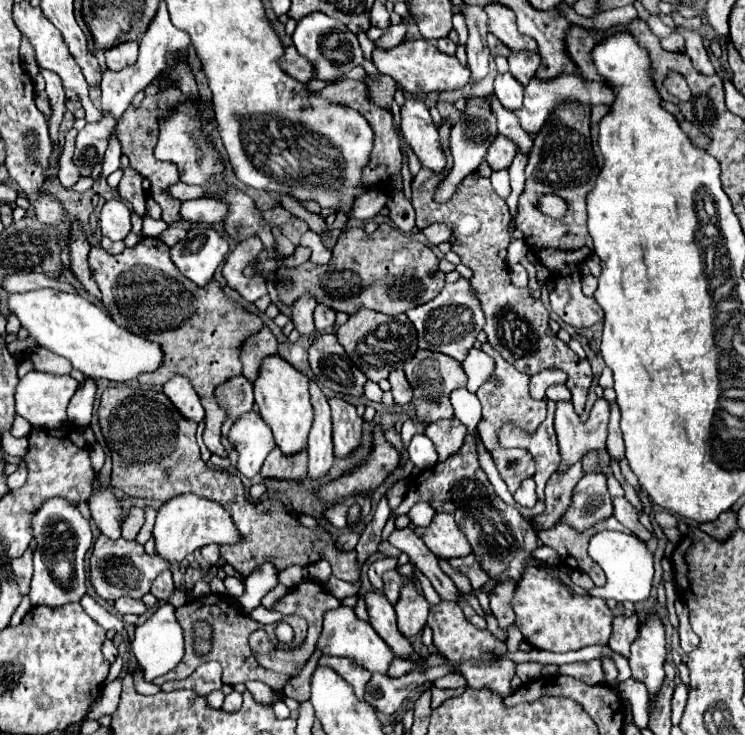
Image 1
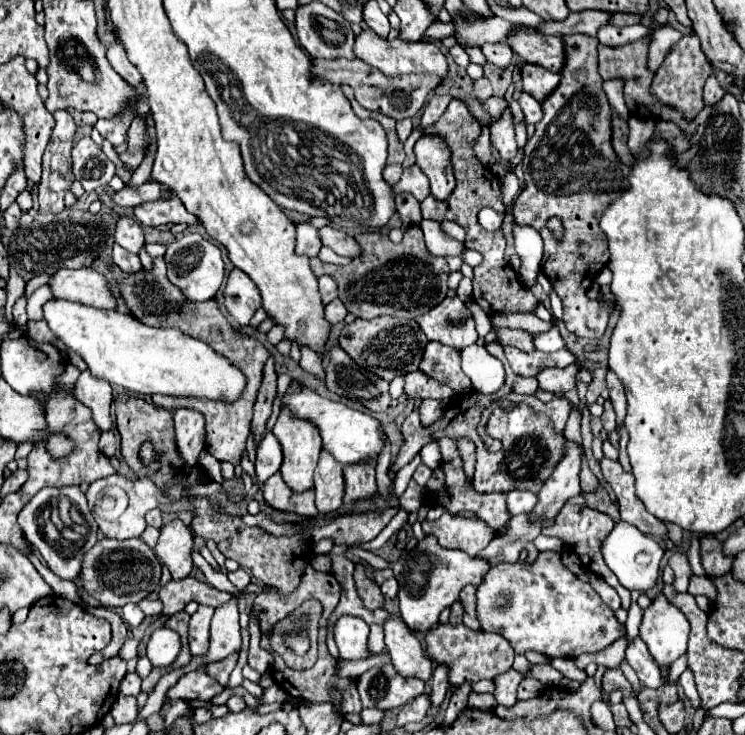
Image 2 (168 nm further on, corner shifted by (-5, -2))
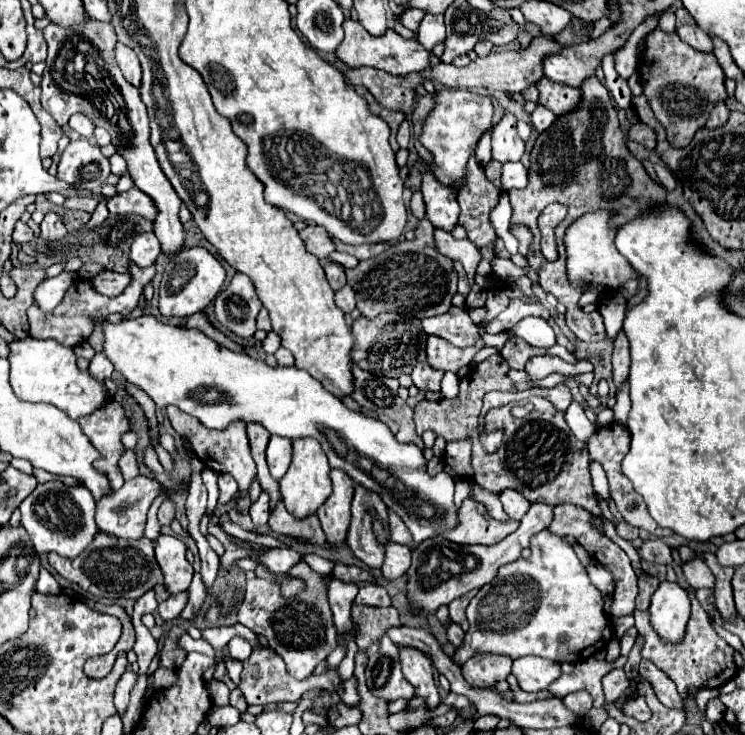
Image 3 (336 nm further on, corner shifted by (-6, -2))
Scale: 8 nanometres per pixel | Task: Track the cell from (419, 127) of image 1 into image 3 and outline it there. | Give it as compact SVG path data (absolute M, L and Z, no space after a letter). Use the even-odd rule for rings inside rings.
M426 166L422 172L422 194L426 202L426 218L442 230L452 230L458 222L458 202L456 202L456 192L450 186L444 186L442 182L436 180L436 176L430 172Z

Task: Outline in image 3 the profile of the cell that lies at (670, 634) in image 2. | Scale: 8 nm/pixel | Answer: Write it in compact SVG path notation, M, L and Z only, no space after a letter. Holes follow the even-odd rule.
M662 582L652 596L648 612L654 632L664 642L678 644L684 640L690 618L690 600L684 588L672 582Z

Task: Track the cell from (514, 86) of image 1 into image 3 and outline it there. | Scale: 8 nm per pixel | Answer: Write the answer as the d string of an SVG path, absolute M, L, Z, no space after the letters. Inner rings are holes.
M538 104L536 110L530 114L530 122L532 122L532 126L534 126L538 132L546 130L546 128L554 122L554 118L556 118L556 114L550 112L550 110L546 110L542 104Z

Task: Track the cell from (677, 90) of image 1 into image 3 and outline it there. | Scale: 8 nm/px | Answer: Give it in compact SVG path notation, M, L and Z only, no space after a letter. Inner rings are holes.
M660 28L648 34L646 50L638 62L638 74L642 78L642 94L648 98L660 124L666 126L668 142L676 148L690 144L696 130L706 124L710 106L728 96L724 72L714 54L694 50L678 34L664 34Z

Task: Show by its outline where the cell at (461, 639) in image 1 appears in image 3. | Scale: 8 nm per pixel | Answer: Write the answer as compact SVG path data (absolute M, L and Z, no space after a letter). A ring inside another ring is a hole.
M474 654L462 664L462 676L474 688L492 688L498 680L506 680L512 668L512 658L504 654Z

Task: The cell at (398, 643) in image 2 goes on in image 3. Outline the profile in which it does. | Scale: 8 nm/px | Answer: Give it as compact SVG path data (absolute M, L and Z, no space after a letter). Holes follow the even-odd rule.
M398 646L398 648L400 648L400 660L402 660L402 674L416 688L416 696L424 696L430 708L438 706L440 696L434 682L430 656L410 646Z

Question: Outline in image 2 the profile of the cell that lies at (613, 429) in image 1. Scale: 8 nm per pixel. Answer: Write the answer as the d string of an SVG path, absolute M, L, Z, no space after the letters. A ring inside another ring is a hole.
M613 370L607 372L607 388L609 388L611 404L613 404L615 414L617 414L617 422L621 424L625 414L627 414L627 400L625 400L625 392L623 392L621 380L617 378L617 374L613 374Z

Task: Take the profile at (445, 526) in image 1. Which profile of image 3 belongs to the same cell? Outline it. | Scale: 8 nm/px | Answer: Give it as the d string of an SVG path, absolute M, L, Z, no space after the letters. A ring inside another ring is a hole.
M466 498L458 510L458 524L450 530L444 530L442 538L462 546L496 544L516 528L518 528L516 520L508 520L508 522L494 520L480 502Z

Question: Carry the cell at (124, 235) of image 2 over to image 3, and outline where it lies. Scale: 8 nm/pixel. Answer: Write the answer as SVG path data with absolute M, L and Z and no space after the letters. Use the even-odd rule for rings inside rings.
M152 232L134 236L130 246L130 260L138 266L150 266L160 254L160 242Z

